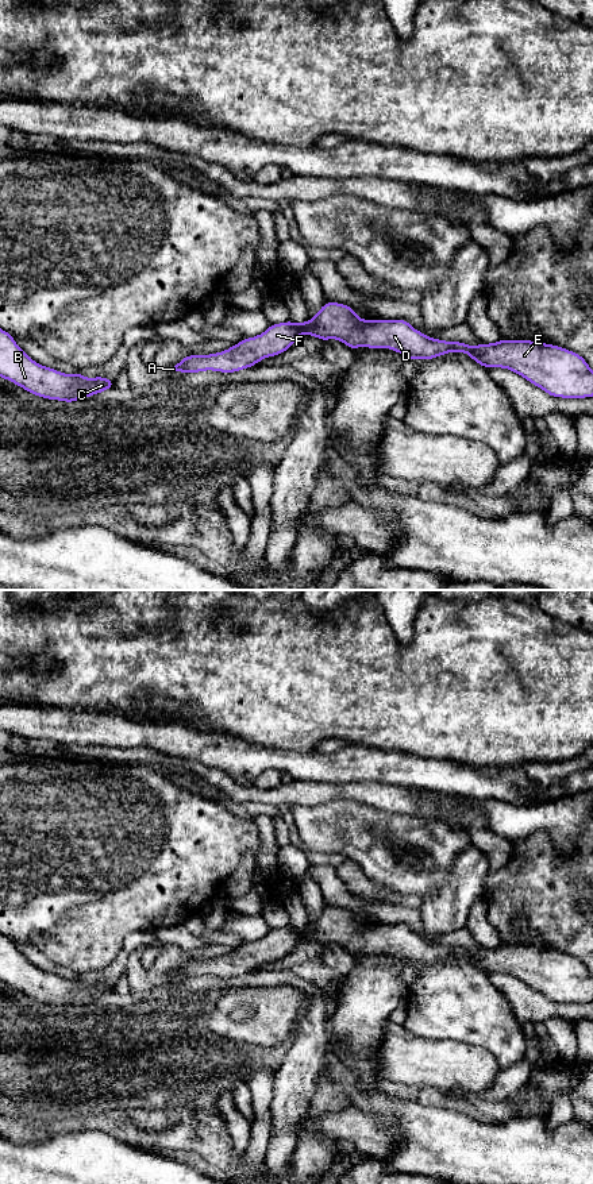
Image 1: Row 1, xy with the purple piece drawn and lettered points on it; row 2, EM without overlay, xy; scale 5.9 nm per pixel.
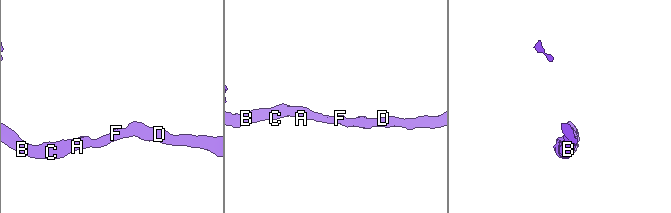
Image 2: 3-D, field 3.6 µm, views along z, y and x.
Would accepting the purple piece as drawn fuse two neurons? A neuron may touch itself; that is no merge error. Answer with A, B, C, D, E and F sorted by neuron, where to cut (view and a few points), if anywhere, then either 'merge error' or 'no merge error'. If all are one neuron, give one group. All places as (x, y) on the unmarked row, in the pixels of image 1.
A B C D E F | no cut | no merge error

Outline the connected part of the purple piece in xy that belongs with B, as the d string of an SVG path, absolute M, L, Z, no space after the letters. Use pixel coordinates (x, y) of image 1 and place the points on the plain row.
M0 933L0 983L46 1004L76 1007L115 991L105 981L86 983L78 976L63 979L32 965L15 946L14 941Z

